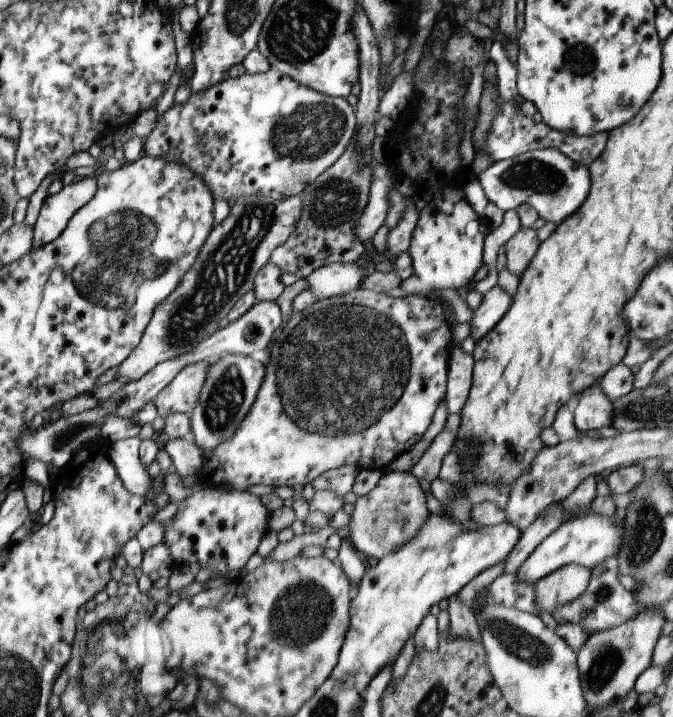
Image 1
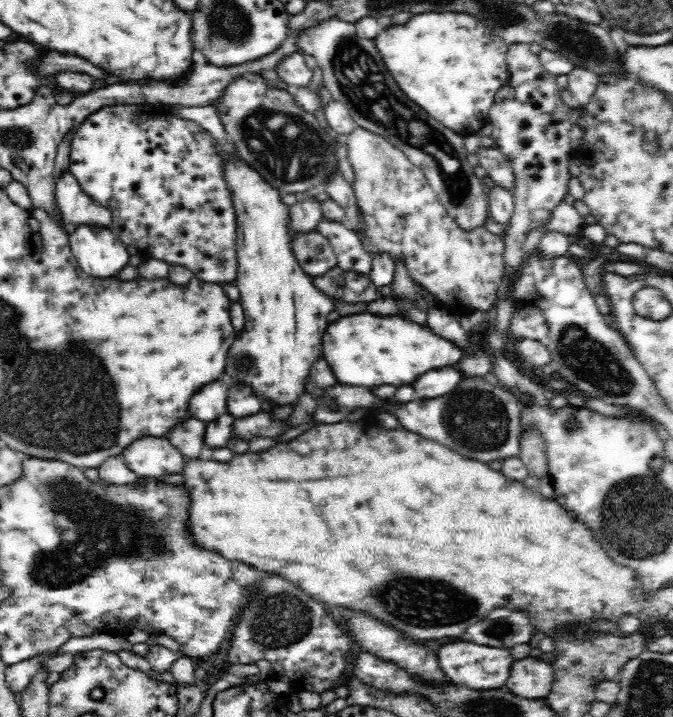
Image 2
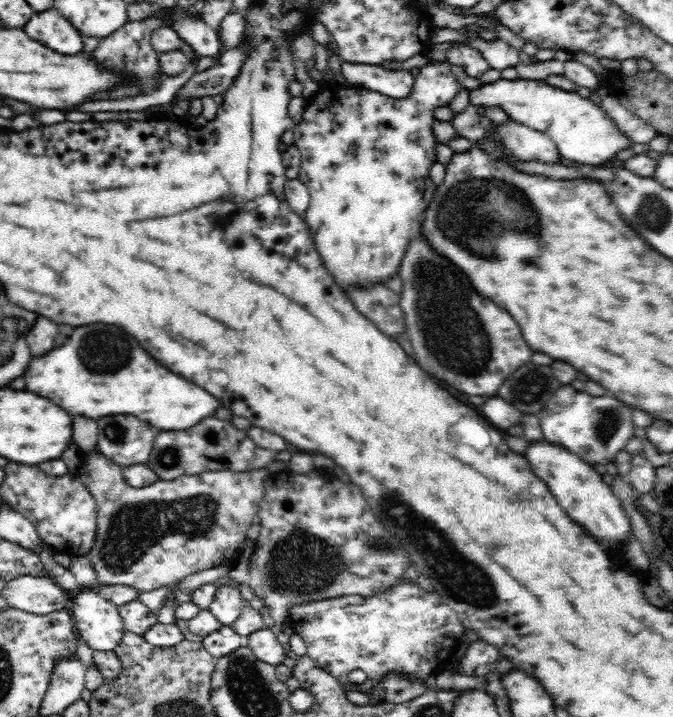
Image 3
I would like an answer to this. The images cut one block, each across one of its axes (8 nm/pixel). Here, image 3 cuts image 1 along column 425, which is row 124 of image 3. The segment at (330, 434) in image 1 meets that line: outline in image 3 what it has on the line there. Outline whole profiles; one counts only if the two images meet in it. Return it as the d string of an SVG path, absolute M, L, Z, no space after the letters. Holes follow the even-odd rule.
M430 60L430 64L420 68L414 90L406 100L394 100L358 86L338 88L328 84L308 102L302 122L294 126L294 146L302 154L298 182L310 190L310 206L304 212L304 220L318 256L346 294L350 288L370 288L392 280L400 272L408 248L418 240L424 212L436 190L428 174L428 168L436 162L438 144L430 128L436 120L432 110L448 106L458 92L460 84L452 74L452 64Z

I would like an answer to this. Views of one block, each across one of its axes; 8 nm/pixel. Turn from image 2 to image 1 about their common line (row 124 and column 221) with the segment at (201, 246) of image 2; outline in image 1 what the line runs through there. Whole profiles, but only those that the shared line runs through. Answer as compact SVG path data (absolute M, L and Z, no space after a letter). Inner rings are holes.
M269 68L263 74L223 78L203 92L191 94L187 102L173 104L161 116L155 116L155 126L147 138L143 138L143 154L189 168L211 190L213 200L221 198L233 204L255 194L273 202L283 202L299 196L307 184L313 184L317 176L331 168L351 144L355 130L357 118L347 100L319 94Z

